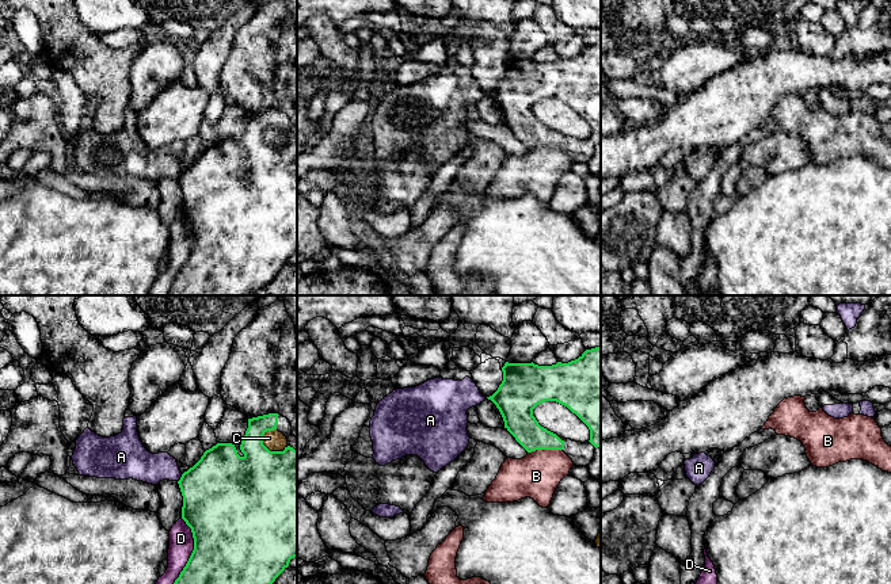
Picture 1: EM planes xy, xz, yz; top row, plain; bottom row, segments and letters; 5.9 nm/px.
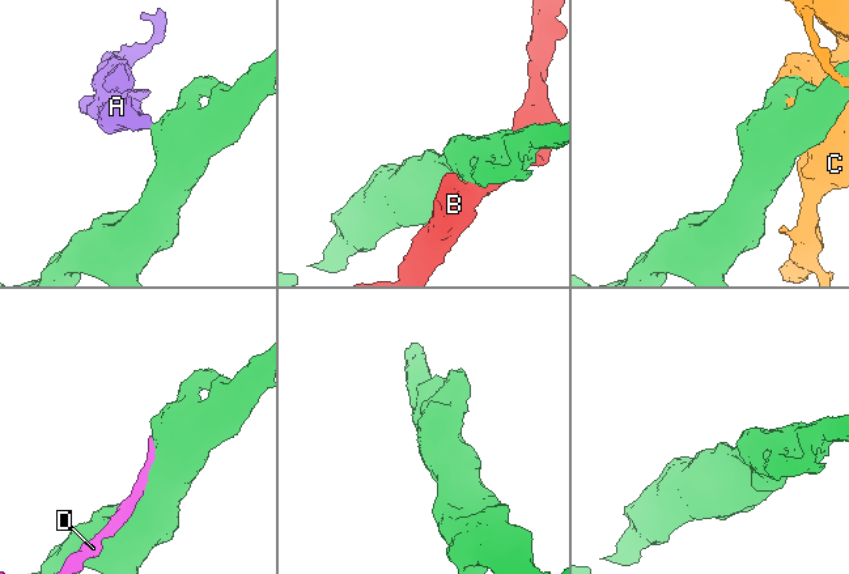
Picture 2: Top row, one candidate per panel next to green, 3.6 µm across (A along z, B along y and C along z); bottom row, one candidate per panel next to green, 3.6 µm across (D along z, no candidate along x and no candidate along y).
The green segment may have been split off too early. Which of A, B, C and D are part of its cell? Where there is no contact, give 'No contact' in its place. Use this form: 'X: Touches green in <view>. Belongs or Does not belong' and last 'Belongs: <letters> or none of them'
A: Touches green in xy. Does not belong
B: Touches green in xz. Does not belong
C: Touches green in xy. Does not belong
D: Touches green in xy. Does not belong
Belongs: none of them

